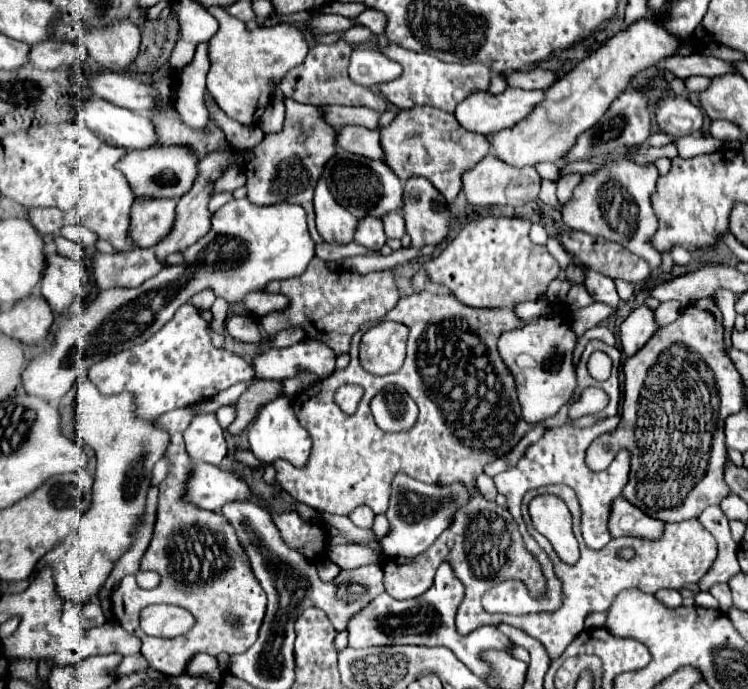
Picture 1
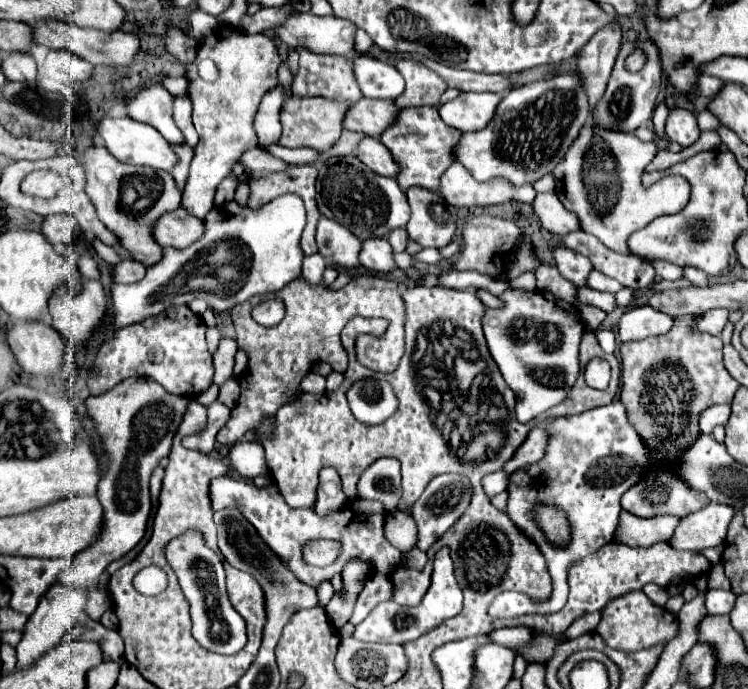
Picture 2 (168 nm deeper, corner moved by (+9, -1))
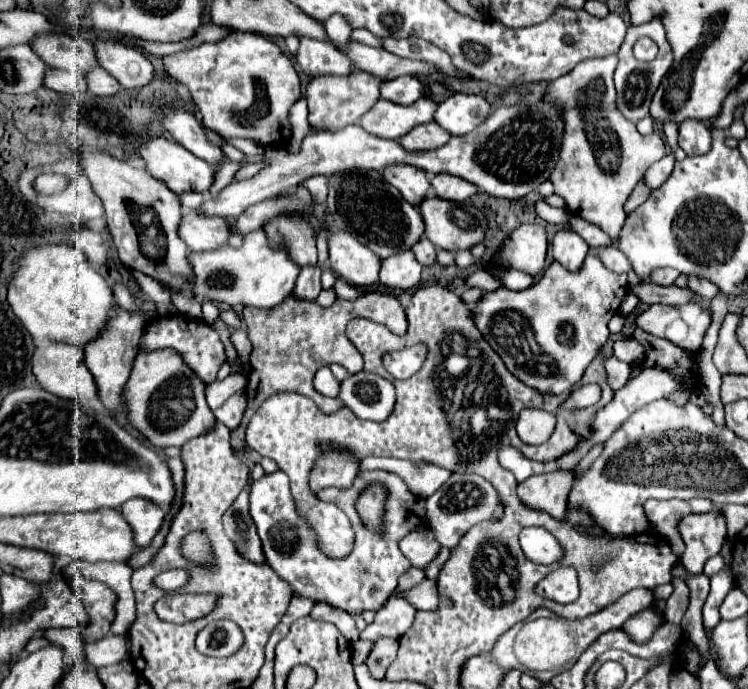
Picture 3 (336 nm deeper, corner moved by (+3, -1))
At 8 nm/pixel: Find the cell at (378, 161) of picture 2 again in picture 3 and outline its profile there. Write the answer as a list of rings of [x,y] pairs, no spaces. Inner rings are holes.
[[[395,163],[395,167],[385,167],[381,173],[387,183],[397,187],[401,195],[415,207],[431,193],[429,175],[425,171],[419,171],[417,167],[407,167],[407,163]]]

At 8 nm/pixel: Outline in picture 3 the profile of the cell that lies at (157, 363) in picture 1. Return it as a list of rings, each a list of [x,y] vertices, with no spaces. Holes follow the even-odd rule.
[[[159,315],[147,321],[147,325],[143,327],[143,335],[139,339],[139,349],[151,353],[157,349],[175,349],[183,363],[195,373],[199,375],[199,379],[203,379],[203,383],[213,383],[217,379],[217,371],[219,365],[225,361],[225,349],[223,343],[219,339],[219,335],[213,331],[211,325],[207,323],[199,323],[197,319],[191,319],[189,315]]]

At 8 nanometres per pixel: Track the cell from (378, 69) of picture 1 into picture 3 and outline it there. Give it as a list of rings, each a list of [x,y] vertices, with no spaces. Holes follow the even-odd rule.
[[[403,75],[399,79],[385,79],[379,85],[379,91],[381,91],[381,99],[387,99],[399,105],[411,105],[413,101],[425,95],[425,87],[421,85],[421,81],[411,75]]]

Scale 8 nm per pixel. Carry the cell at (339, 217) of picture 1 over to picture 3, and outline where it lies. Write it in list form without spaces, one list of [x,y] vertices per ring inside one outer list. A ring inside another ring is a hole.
[[[331,229],[329,233],[329,267],[357,287],[379,281],[379,257],[353,235],[339,229]]]

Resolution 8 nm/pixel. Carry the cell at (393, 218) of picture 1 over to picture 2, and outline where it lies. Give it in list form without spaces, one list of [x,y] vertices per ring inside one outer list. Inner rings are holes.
[[[401,229],[401,231],[393,231],[393,235],[389,235],[389,243],[391,243],[391,247],[393,247],[395,253],[405,251],[405,247],[407,247],[407,243],[409,243],[407,231],[405,231],[405,239],[403,239],[403,229]]]

